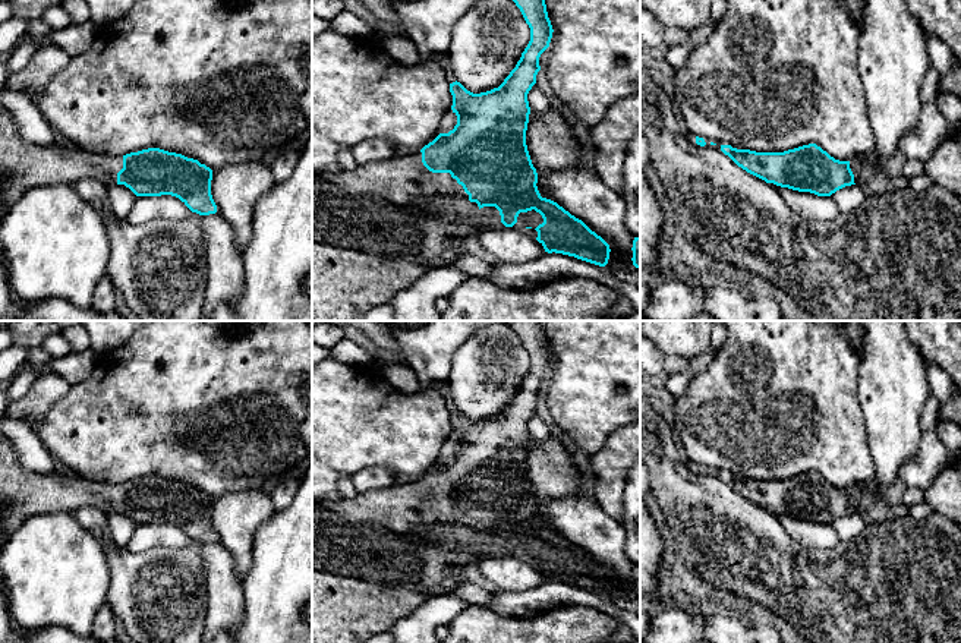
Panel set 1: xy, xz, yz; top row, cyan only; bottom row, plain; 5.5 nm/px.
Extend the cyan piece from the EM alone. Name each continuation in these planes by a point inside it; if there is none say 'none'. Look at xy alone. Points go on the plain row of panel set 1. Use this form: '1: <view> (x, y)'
1: xy (30, 492)

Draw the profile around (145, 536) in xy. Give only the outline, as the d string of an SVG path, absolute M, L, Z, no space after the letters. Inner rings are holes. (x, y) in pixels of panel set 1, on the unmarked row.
M171 523L138 524L127 548L133 552L142 552L158 546L182 548L190 540L185 530Z

